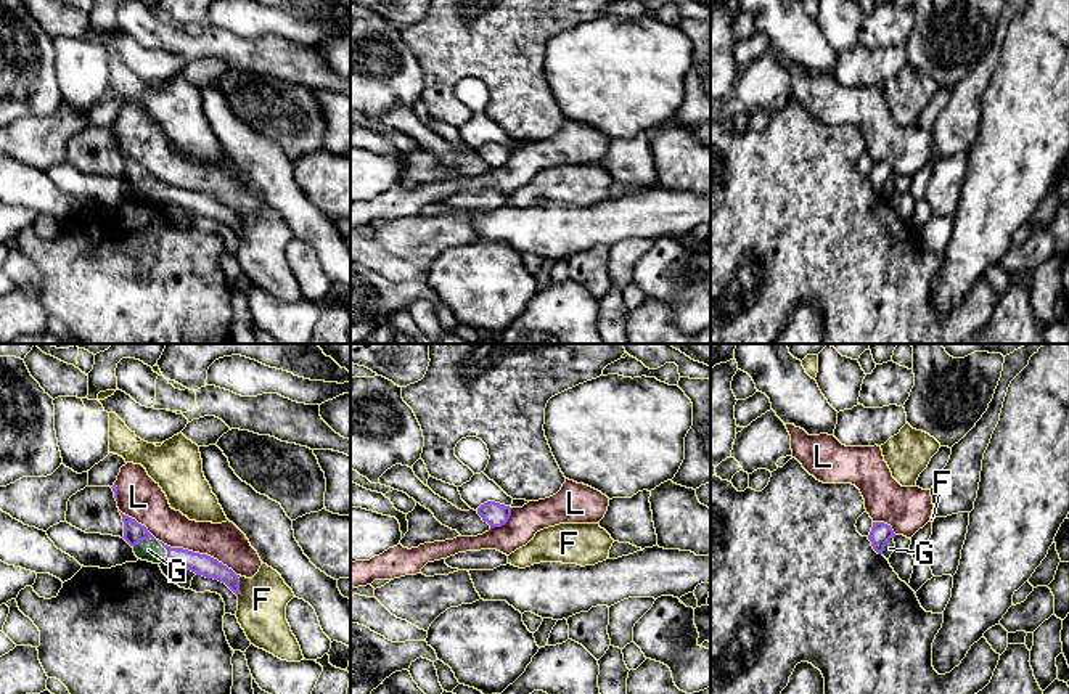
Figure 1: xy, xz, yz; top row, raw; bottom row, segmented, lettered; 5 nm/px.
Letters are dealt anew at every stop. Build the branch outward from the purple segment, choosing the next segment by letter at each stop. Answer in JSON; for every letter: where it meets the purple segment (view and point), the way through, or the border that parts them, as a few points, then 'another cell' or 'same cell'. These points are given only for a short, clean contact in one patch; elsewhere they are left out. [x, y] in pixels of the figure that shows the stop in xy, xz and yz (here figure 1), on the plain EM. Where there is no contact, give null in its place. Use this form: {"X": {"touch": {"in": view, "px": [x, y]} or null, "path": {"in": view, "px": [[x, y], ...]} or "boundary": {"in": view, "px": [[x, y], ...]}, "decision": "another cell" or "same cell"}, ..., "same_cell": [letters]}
{"F": {"touch": {"in": "xy", "px": [238, 225]}, "decision": "another cell"}, "G": {"touch": {"in": "xy", "px": [151, 179]}, "path": {"in": "xy", "px": [[134, 172], [140, 179], [151, 179], [148, 190]]}, "decision": "same cell"}, "L": {"touch": {"in": "xy", "px": [179, 188]}, "decision": "another cell"}, "same_cell": ["G"]}

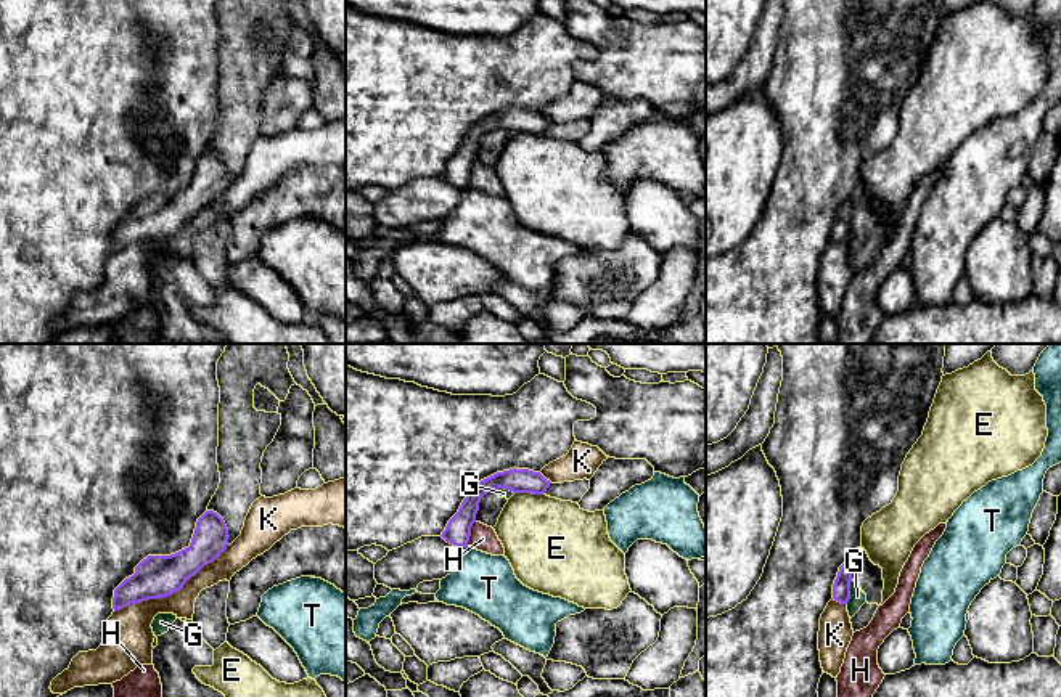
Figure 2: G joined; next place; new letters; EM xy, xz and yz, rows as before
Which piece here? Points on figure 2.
{"E": {"touch": {"in": "xz", "px": [529, 132]}, "decision": "another cell"}, "G": {"touch": {"in": "yz", "px": [849, 232]}, "boundary": {"in": "yz", "px": [[852, 220], [846, 243]]}, "decision": "another cell"}, "H": {"touch": {"in": "xz", "px": [470, 174]}, "boundary": {"in": "xz", "px": [[475, 161], [467, 185]]}, "decision": "another cell"}, "K": {"touch": {"in": "xy", "px": [171, 233]}, "decision": "another cell"}, "T": {"touch": {"in": "xz", "px": [463, 187]}, "decision": "another cell"}, "same_cell": []}

